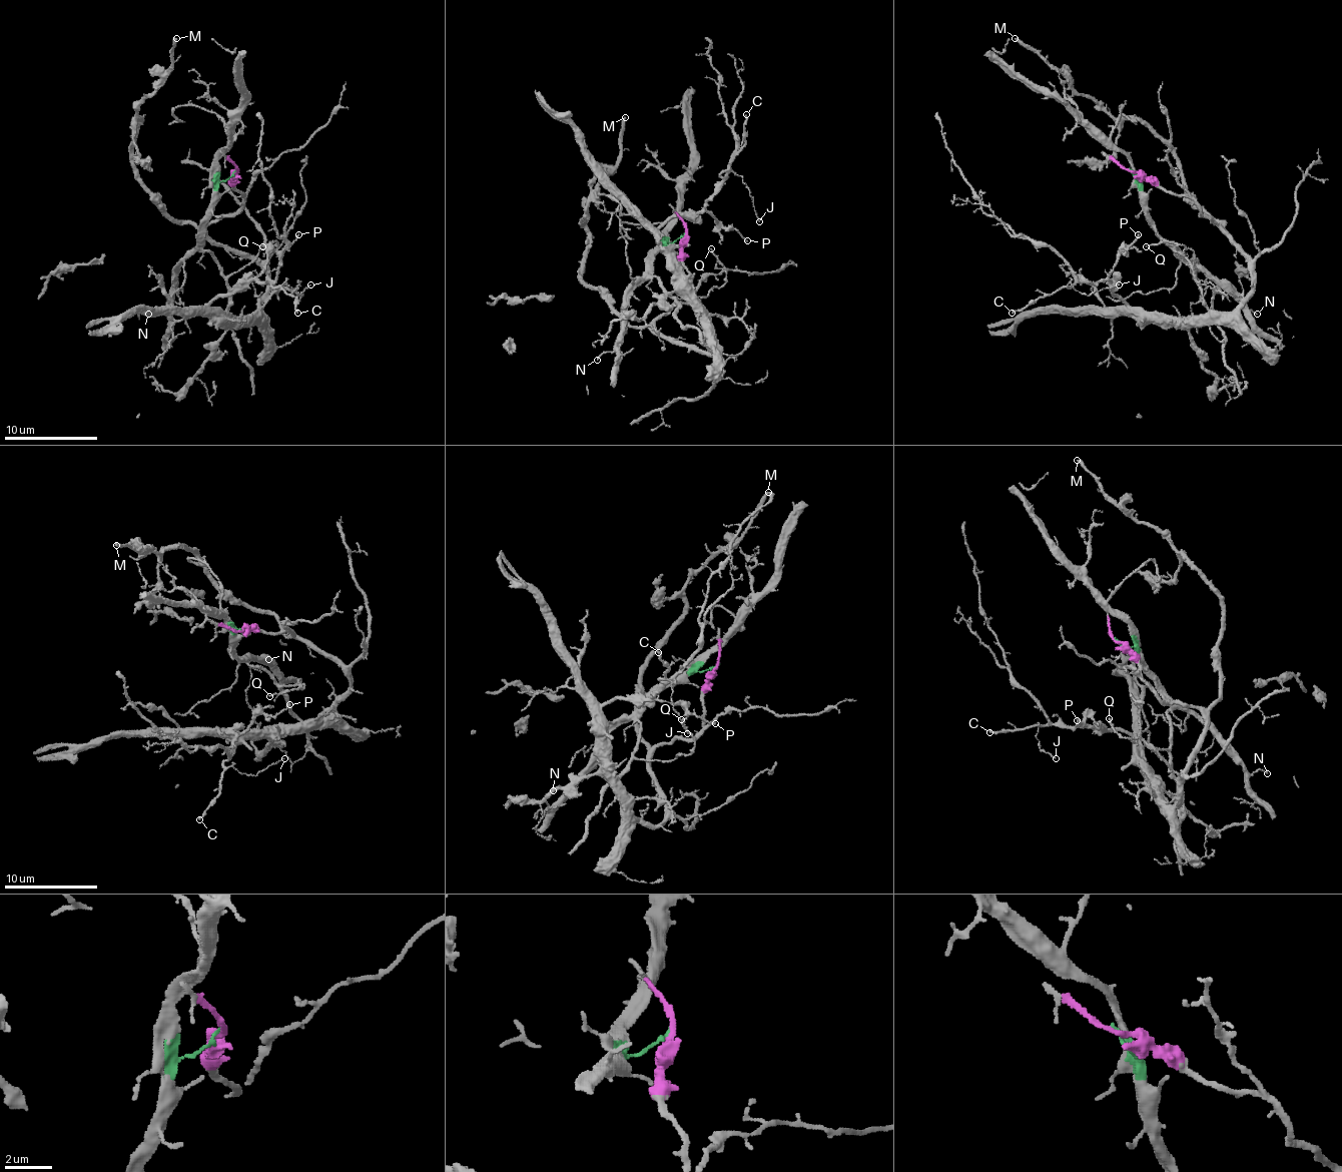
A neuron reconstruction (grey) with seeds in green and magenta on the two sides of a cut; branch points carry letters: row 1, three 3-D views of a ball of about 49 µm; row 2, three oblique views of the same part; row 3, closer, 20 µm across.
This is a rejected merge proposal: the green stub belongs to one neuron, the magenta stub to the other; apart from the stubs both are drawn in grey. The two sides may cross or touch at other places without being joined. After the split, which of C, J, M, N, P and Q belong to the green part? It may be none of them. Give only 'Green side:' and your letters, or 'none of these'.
Green side: N, Q

